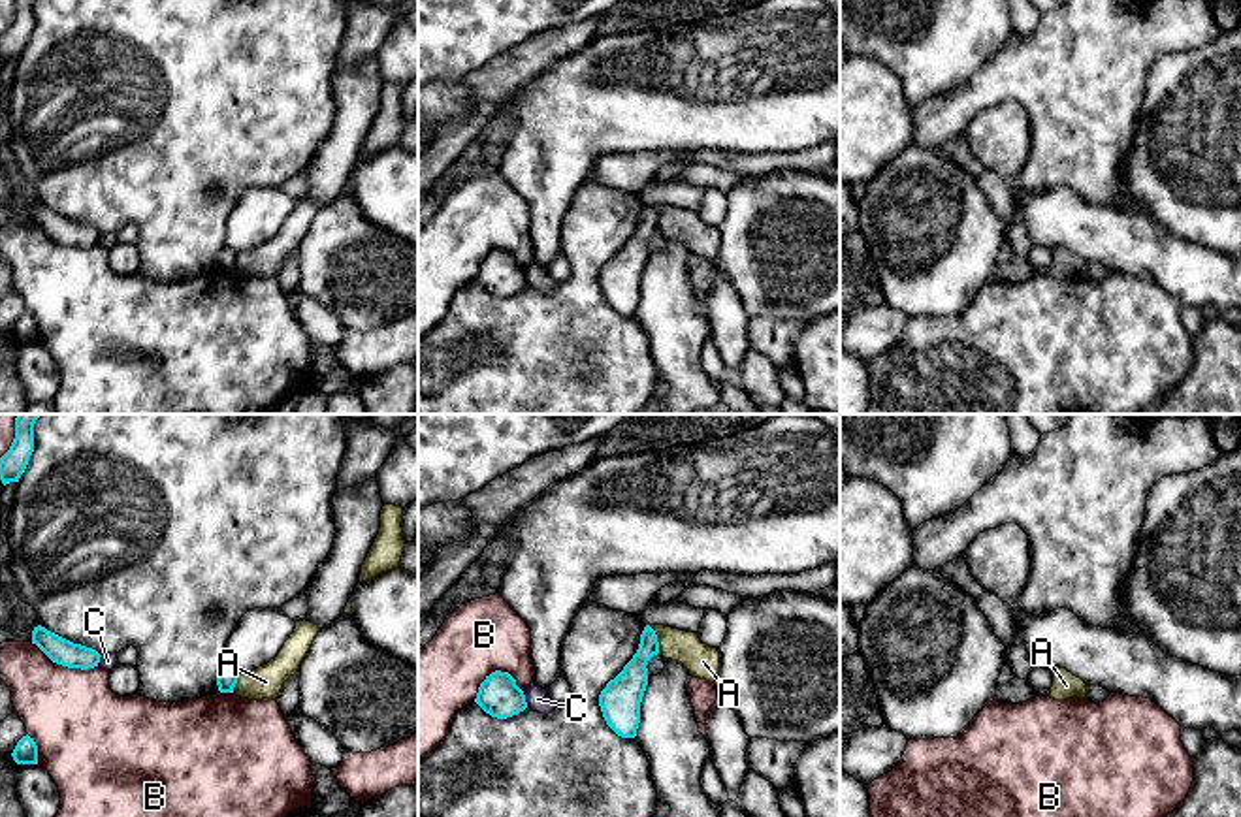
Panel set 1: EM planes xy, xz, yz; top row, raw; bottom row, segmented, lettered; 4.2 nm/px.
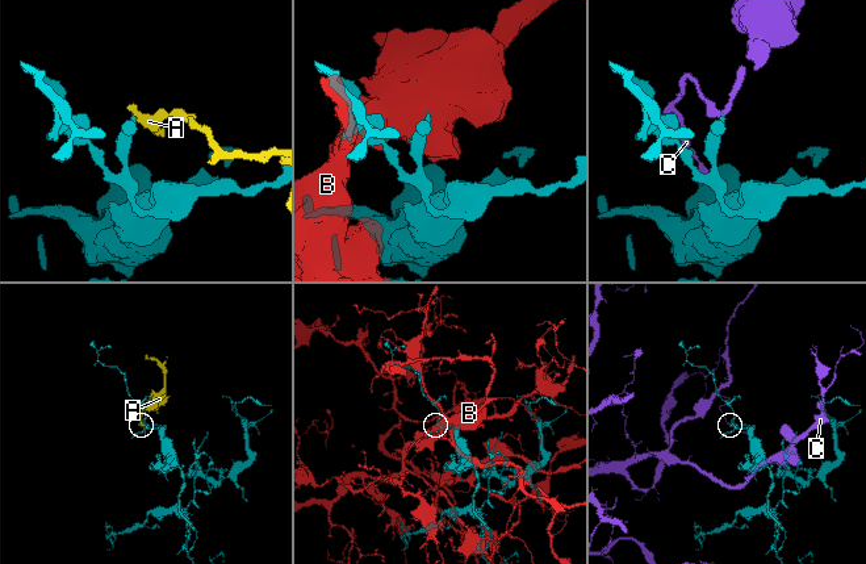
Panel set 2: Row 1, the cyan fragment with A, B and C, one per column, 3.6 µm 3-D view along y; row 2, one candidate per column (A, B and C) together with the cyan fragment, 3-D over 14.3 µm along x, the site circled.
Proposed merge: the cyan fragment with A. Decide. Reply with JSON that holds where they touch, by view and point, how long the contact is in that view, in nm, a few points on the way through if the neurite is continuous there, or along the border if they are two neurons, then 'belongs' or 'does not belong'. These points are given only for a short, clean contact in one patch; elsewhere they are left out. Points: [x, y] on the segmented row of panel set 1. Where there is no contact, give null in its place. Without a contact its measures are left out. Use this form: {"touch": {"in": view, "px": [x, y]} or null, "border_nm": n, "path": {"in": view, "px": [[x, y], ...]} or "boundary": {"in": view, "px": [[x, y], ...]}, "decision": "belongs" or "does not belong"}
{"touch": {"in": "xz", "px": [656, 639]}, "border_nm": 140, "boundary": {"in": "xz", "px": [[646, 624], [656, 635], [660, 652]]}, "decision": "does not belong"}

